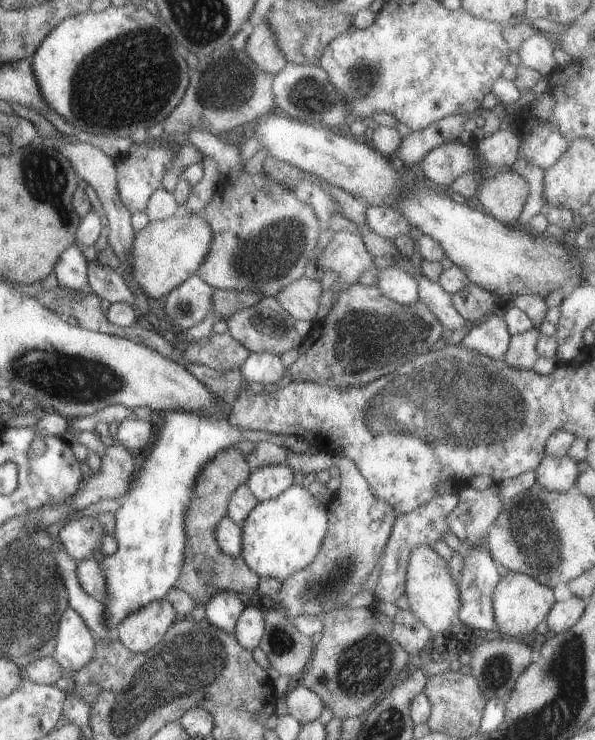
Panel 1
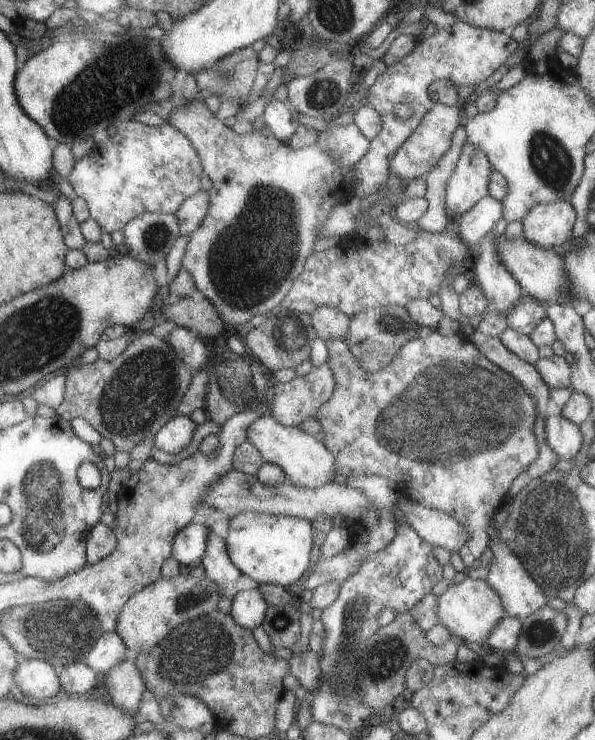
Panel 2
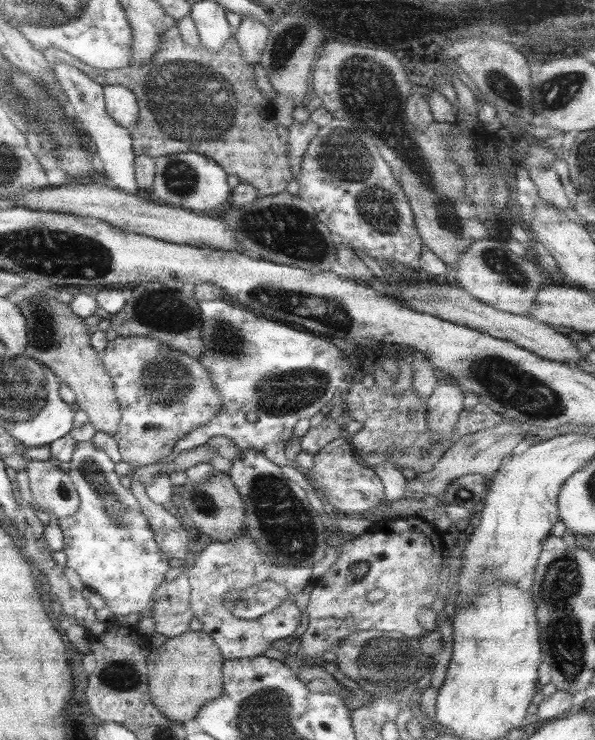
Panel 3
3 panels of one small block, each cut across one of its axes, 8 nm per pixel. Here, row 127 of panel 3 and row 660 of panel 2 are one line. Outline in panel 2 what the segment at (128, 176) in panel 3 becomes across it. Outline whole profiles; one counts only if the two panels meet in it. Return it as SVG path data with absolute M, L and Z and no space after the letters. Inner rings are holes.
M114 630L102 633L102 636L90 648L90 652L84 654L82 658L78 658L78 662L84 662L86 666L90 666L92 670L102 676L126 659L128 659L128 648Z

